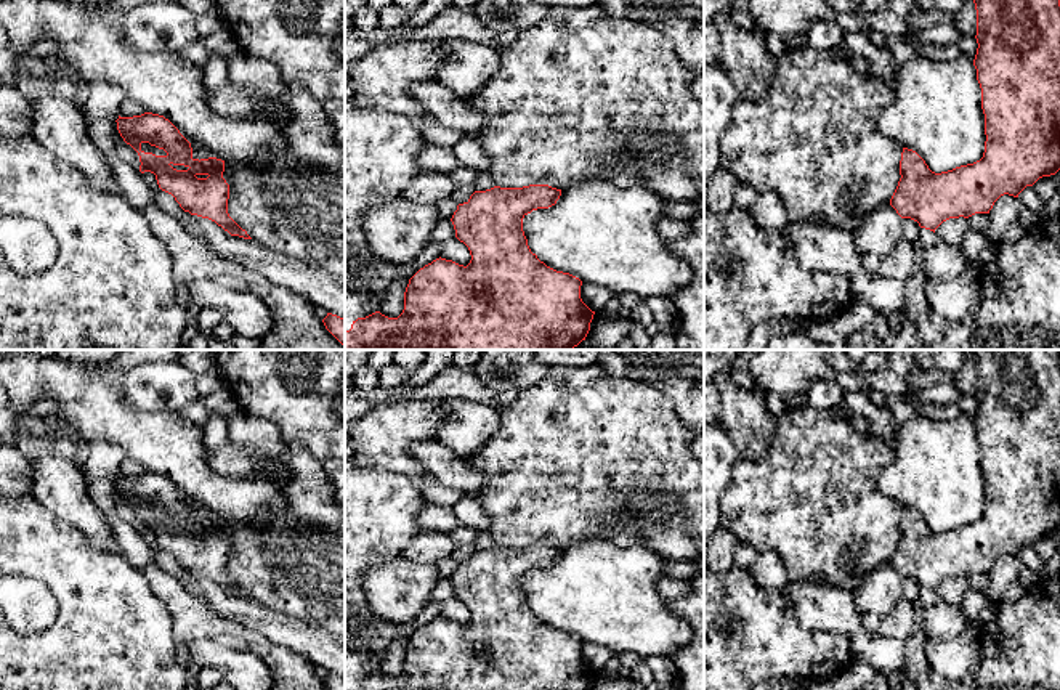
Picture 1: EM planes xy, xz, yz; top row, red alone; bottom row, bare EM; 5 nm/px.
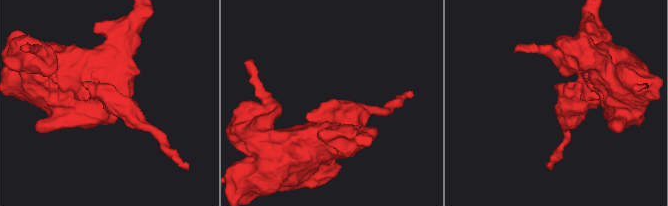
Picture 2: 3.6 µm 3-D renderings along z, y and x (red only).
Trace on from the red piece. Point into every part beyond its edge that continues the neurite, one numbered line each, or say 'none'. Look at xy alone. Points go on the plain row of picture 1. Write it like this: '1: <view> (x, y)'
none

